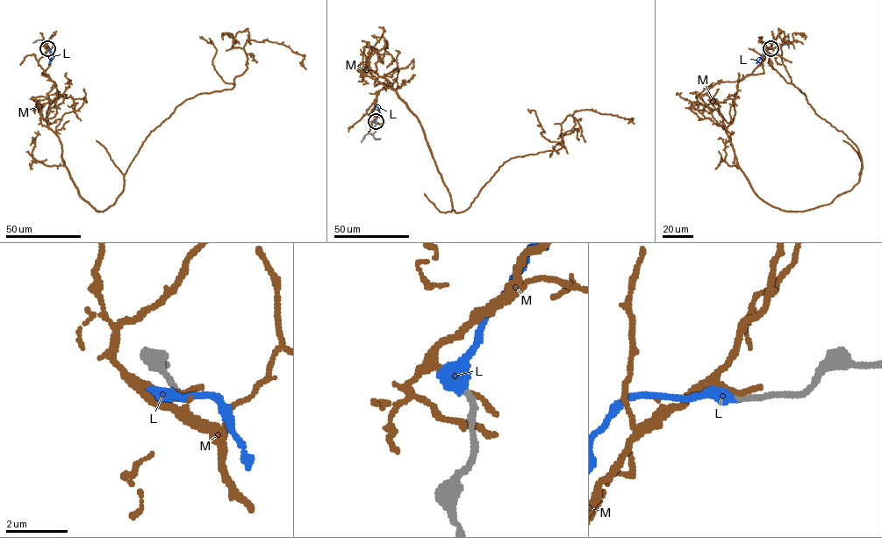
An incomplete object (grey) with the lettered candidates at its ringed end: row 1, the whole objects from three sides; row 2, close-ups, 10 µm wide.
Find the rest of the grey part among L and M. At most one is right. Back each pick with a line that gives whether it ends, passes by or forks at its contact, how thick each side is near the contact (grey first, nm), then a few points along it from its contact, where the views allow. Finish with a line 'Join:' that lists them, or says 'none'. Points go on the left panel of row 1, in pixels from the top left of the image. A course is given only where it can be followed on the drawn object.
L: It ends there. Thickness 200 nm (grey) against 480 nm. Its course: (47, 48), (50, 51), (49, 63)
Join: L

